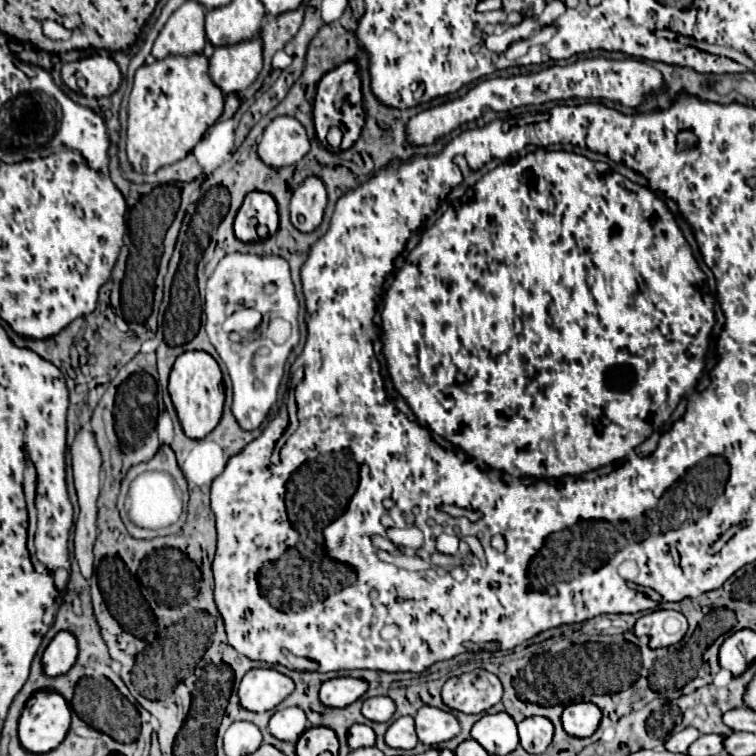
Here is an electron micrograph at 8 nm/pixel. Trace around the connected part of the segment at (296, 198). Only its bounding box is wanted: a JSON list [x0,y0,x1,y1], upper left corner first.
[290,177,326,233]

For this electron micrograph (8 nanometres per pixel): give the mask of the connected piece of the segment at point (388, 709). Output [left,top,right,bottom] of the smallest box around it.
[362,697,396,723]

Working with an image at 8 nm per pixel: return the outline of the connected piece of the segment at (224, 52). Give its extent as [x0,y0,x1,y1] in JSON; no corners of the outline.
[210,37,262,95]

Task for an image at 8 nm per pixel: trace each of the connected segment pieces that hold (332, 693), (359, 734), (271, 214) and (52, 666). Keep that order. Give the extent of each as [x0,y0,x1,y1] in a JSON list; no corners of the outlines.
[[320,677,368,707],[348,723,376,749],[234,191,278,243],[42,631,78,677]]

